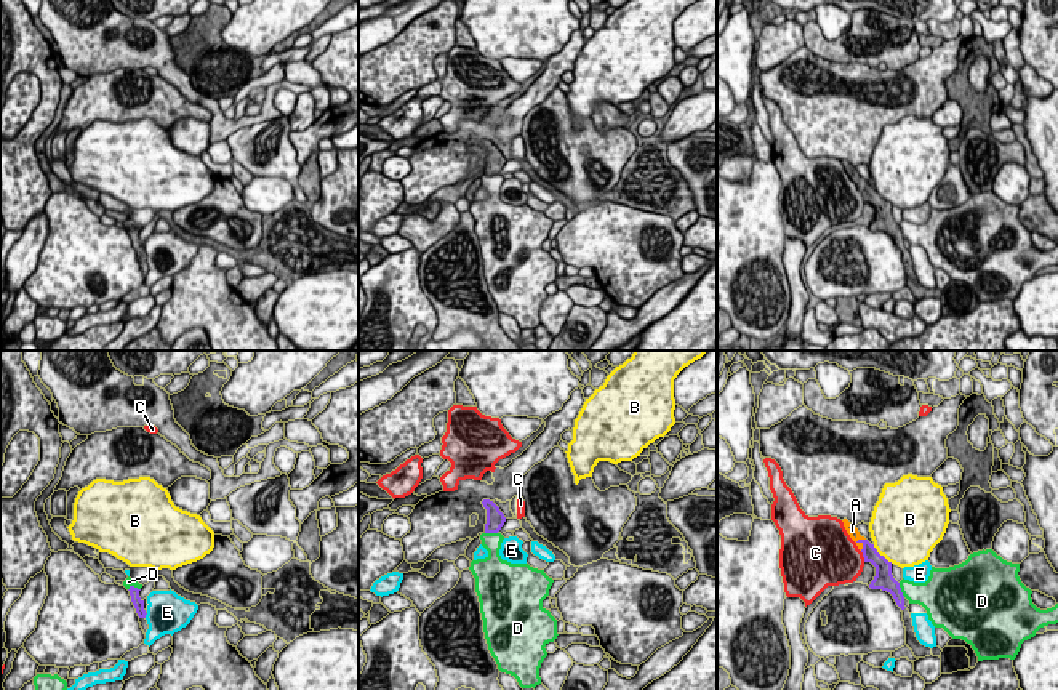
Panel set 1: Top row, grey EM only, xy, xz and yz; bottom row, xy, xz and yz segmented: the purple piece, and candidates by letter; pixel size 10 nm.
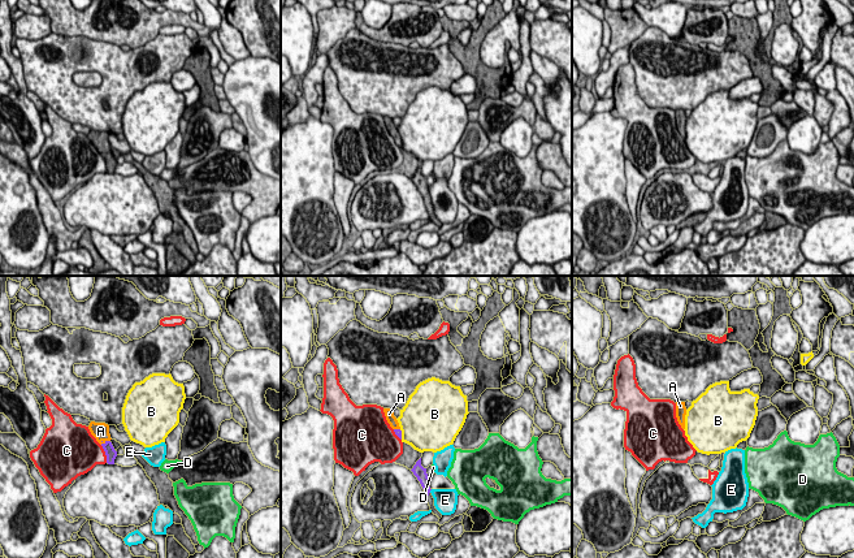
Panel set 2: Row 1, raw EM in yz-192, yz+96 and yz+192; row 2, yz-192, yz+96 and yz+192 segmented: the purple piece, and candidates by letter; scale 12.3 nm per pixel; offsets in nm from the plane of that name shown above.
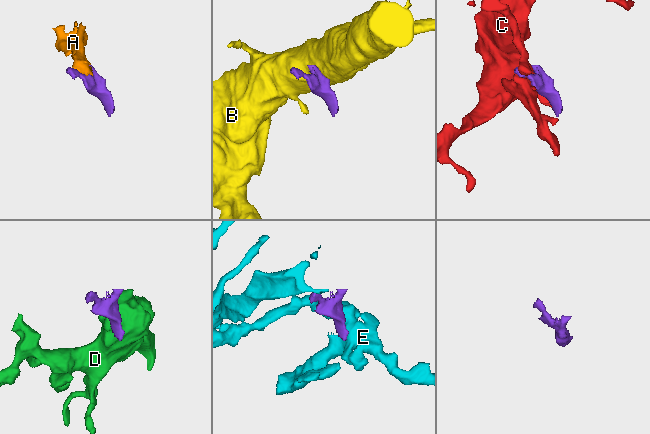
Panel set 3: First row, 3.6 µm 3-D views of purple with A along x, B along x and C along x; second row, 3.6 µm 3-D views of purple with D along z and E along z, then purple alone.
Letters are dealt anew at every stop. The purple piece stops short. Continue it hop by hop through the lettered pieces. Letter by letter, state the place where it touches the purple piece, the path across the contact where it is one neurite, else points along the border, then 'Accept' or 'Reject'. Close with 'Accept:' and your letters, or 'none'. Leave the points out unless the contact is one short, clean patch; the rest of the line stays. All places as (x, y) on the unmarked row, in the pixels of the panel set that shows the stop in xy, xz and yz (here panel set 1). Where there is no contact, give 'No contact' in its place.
A: Touches purple at yz (863, 186). Accept
B: Touches purple at yz (882, 197). Boundary: yz (873, 186), (892, 204). Reject
C: Touches purple at yz (863, 197). Reject
D: Touches purple at yz (900, 231). Boundary: yz (898, 224), (905, 237). Reject
E: Touches purple at xy (146, 255). Boundary: xy (148, 255), (144, 258). Reject
Accept: A

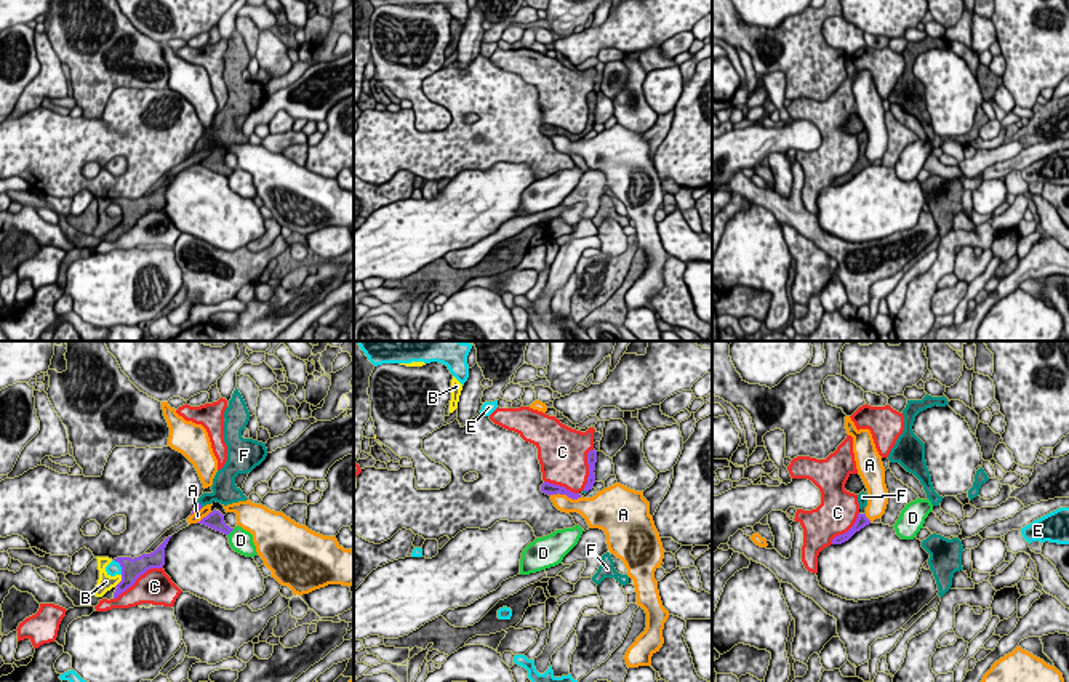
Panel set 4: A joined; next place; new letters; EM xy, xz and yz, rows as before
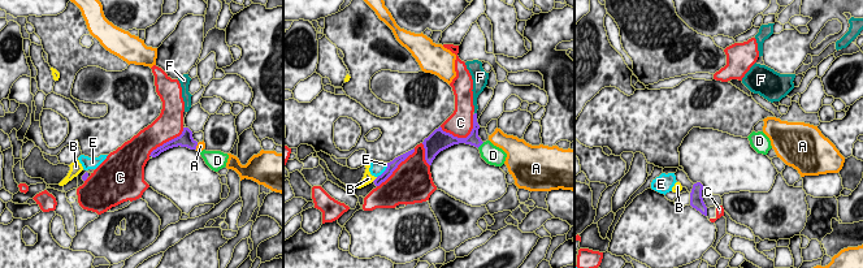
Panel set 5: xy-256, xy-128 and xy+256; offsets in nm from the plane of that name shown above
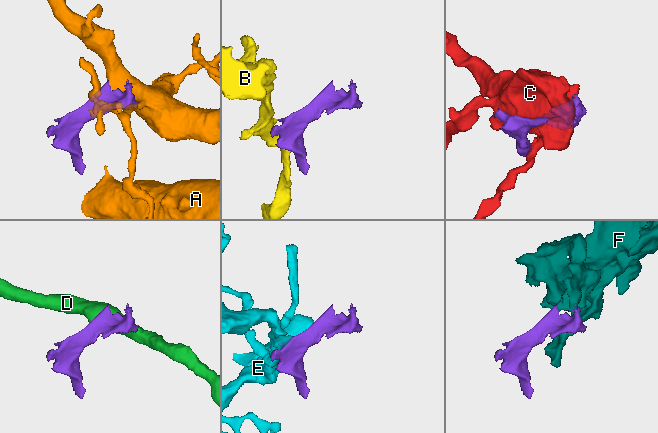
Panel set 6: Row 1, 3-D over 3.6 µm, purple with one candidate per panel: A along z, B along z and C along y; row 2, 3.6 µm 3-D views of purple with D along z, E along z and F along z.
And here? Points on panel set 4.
A: Touches purple at xz (572, 140). Reject
B: Touches purple at xy (120, 223). Reject
C: Touches purple at xy (138, 218). Reject
D: Touches purple at xy (231, 172). Boundary: xy (234, 170), (228, 176). Reject
E: Touches purple at xy (120, 207). Boundary: xy (114, 200), (122, 215). Reject
F: Touches purple at xy (200, 146). Accept
Accept: F

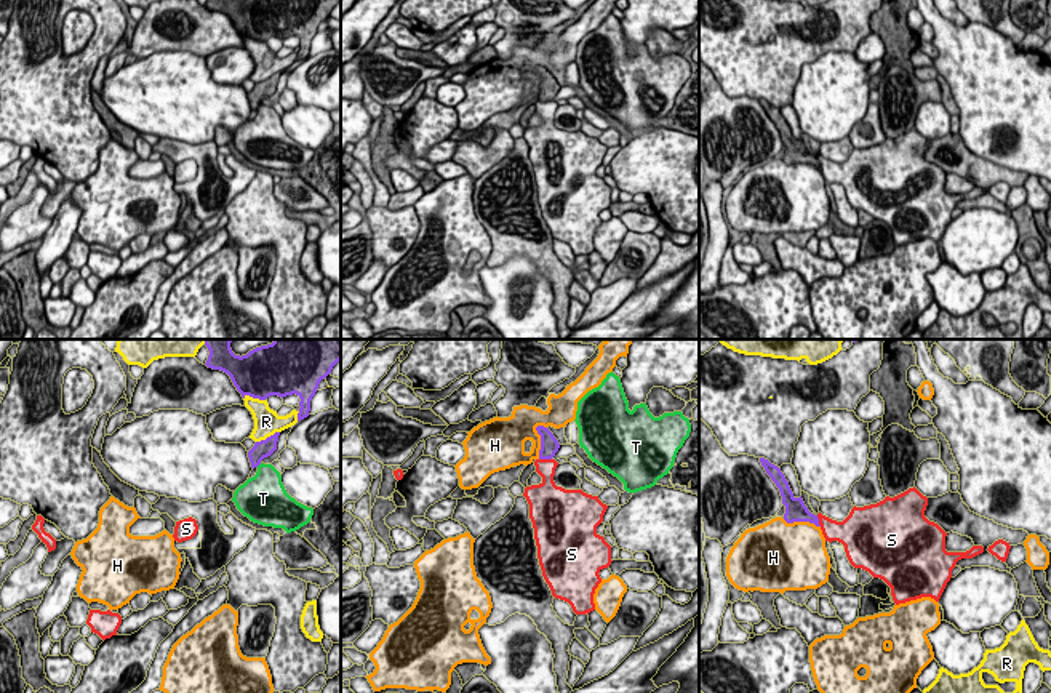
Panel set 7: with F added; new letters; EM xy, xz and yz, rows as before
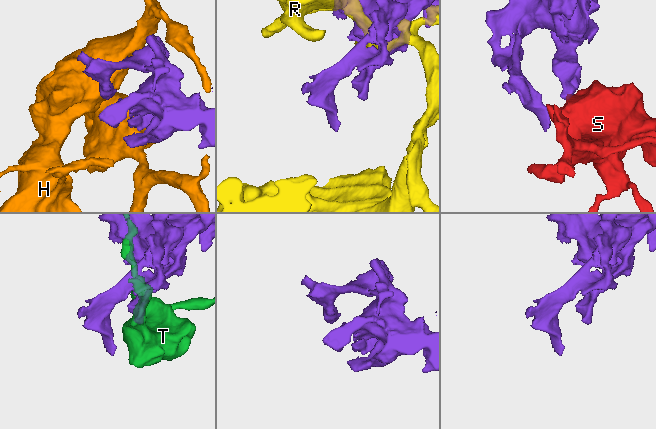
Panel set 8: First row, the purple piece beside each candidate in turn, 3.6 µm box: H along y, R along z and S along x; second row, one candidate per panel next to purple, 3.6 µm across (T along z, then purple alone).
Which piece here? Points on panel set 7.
H: Touches purple at xz (541, 82). Reject
R: Touches purple at xy (255, 39). Reject
S: Touches purple at xz (546, 100). Reject
T: Touches purple at xy (258, 106). Reject
Accept: none

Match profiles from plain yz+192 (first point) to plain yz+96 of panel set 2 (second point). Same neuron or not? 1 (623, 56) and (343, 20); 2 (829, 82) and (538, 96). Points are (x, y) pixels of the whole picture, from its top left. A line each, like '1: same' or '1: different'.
1: different
2: same

